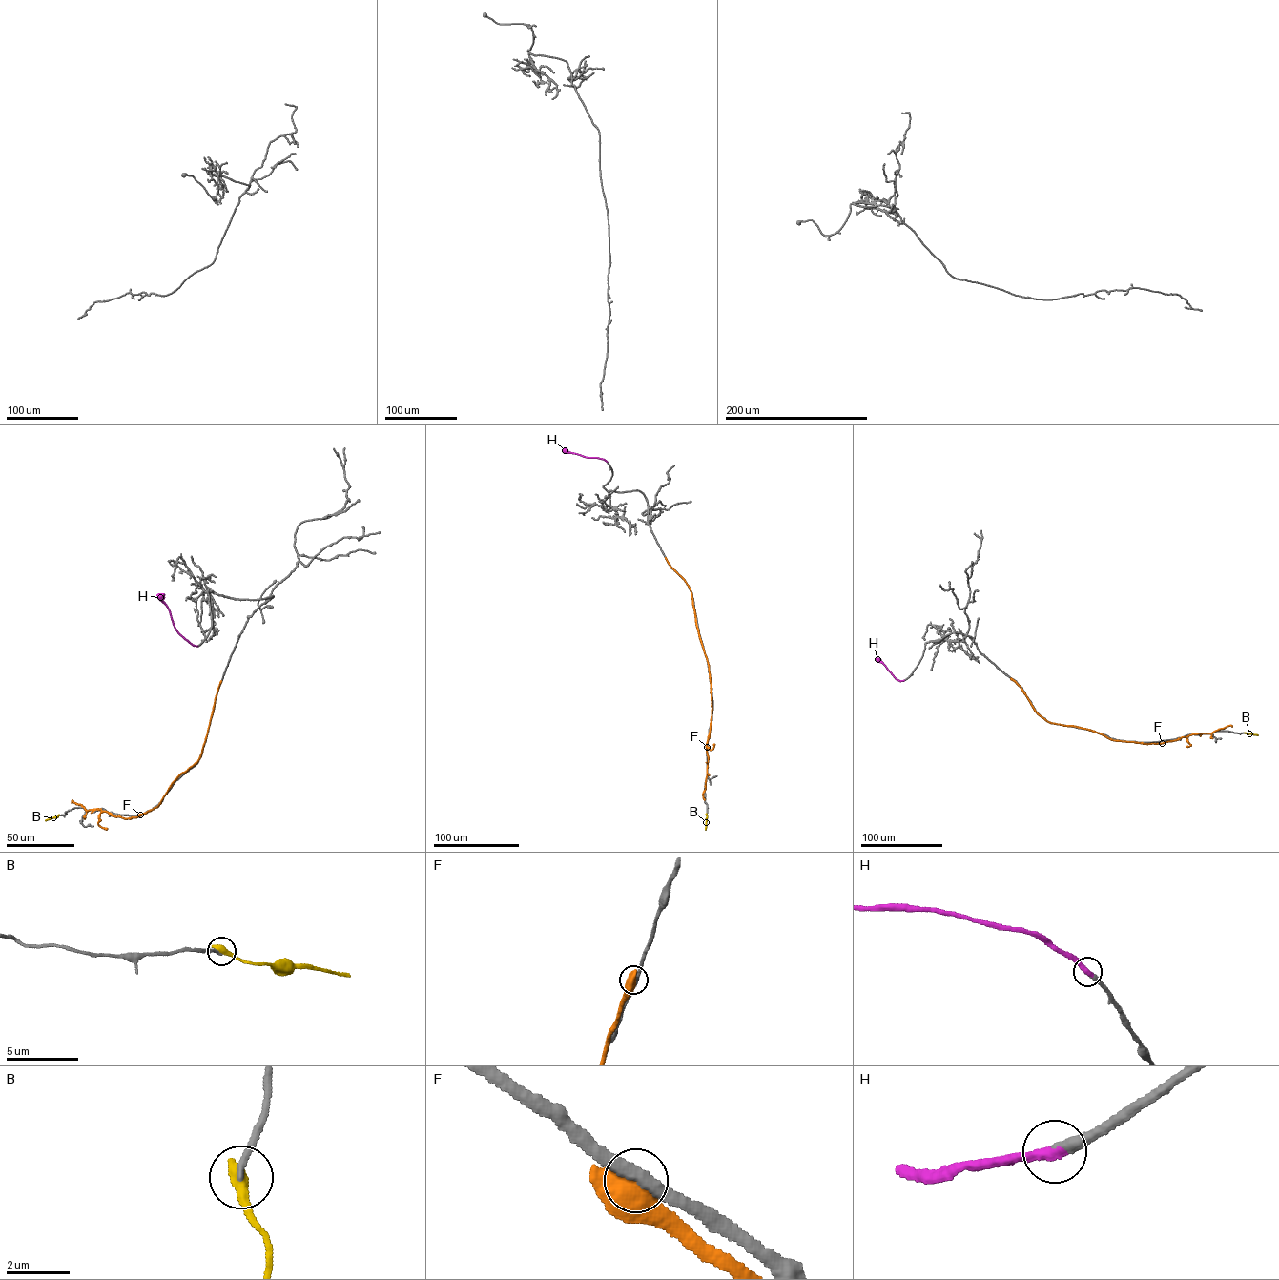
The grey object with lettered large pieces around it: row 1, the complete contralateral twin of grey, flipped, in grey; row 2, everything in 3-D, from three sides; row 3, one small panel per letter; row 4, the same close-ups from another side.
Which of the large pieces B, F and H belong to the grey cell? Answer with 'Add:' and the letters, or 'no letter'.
Add: H

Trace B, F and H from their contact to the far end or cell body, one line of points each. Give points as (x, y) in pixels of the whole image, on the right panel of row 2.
B: (1245, 732), (1258, 734)
F: (1012, 678), (1034, 710), (1047, 721), (1089, 730), (1114, 740), (1161, 743), (1232, 726)
H: (903, 680), (895, 677), (876, 658)

